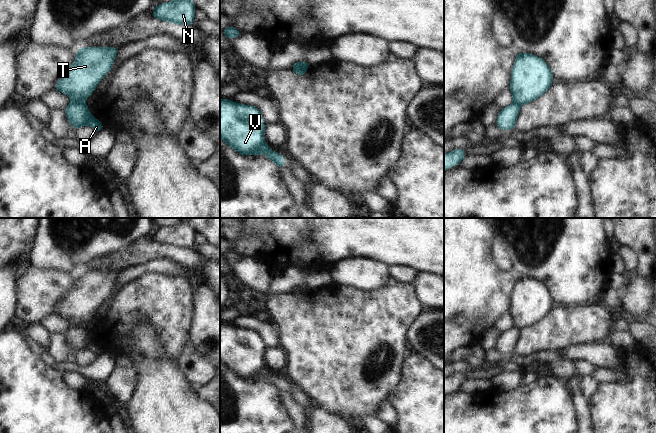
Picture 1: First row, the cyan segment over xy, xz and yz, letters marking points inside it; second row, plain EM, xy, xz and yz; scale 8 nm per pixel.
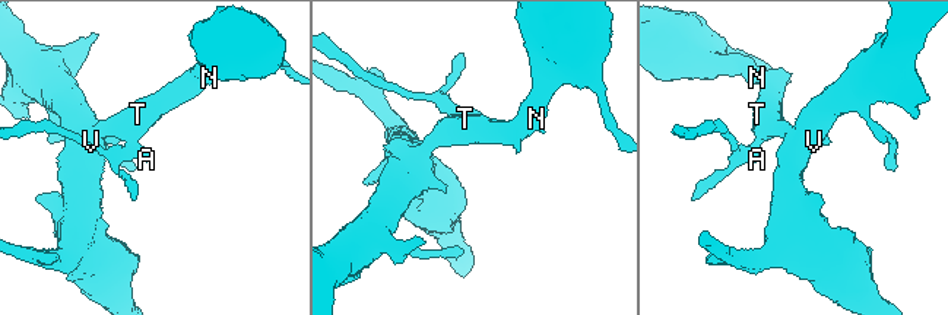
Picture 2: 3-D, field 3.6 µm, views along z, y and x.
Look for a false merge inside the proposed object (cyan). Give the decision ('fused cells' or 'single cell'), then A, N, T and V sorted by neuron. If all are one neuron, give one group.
fused cells | A / N T V

